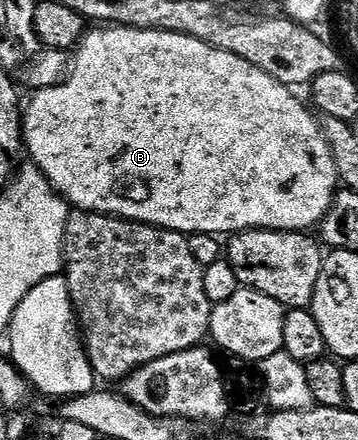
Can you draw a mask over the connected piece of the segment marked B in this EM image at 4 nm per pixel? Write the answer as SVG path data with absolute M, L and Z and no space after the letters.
M106 25L102 31L93 31L93 29L85 32L84 38L76 51L76 62L73 64L73 74L79 75L82 80L78 83L78 95L82 99L94 99L98 95L98 91L102 94L102 111L61 111L60 108L54 107L54 103L50 99L34 99L30 103L30 108L25 108L24 118L22 120L22 137L24 140L25 150L31 155L33 164L44 173L46 180L54 186L55 191L70 204L71 208L79 211L95 211L101 215L114 215L118 219L131 219L137 223L147 223L153 227L163 227L169 231L179 231L181 235L216 235L219 237L229 237L240 231L301 231L309 232L309 227L317 228L321 224L323 217L328 213L328 209L334 204L334 197L340 187L338 177L338 166L334 160L334 154L330 148L330 143L326 139L325 130L316 120L310 116L311 108L301 103L297 99L295 92L291 88L285 87L280 81L276 81L268 73L264 73L256 65L252 65L248 61L244 61L240 57L236 57L227 51L216 49L212 45L208 45L199 39L193 39L187 35L180 33L172 33L171 31L145 31L144 29L136 29L129 25Z

